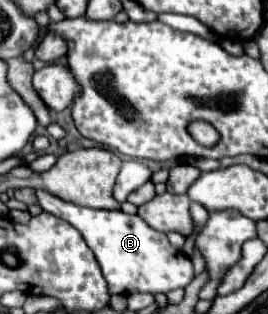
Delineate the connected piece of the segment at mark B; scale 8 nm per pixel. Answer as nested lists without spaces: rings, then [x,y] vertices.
[[[39,189],[37,191],[39,205],[53,213],[55,217],[65,219],[71,223],[87,241],[89,249],[95,253],[95,259],[103,271],[103,277],[109,285],[111,295],[131,295],[131,293],[169,293],[179,287],[187,287],[193,277],[195,269],[187,255],[183,255],[179,249],[175,249],[167,235],[161,231],[155,231],[149,227],[139,215],[129,215],[121,209],[89,209],[79,207],[67,201],[61,201],[59,197]]]

